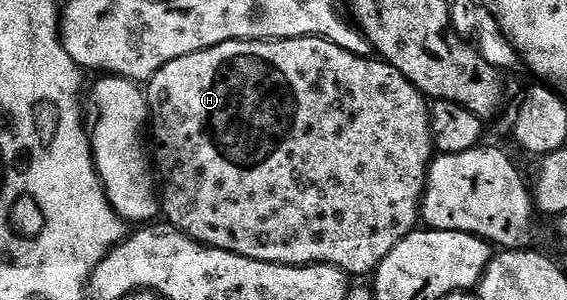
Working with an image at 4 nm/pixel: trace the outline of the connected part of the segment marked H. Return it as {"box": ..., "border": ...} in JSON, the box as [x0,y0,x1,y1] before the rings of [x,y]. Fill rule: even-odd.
{"box":[144,38,436,276],"border":[[[275,38],[272,42],[225,42],[216,44],[207,50],[192,52],[188,56],[180,56],[180,60],[172,60],[152,76],[144,90],[146,104],[148,107],[148,130],[154,133],[152,138],[152,162],[156,167],[157,177],[160,179],[160,210],[165,221],[171,226],[175,226],[179,234],[185,234],[188,238],[193,238],[196,242],[201,242],[204,246],[209,246],[216,250],[227,250],[236,252],[240,256],[248,256],[252,260],[261,262],[275,262],[281,266],[315,266],[316,264],[328,264],[340,268],[348,276],[354,274],[373,275],[378,265],[419,225],[422,212],[422,194],[426,191],[426,174],[430,170],[430,164],[436,154],[434,137],[430,131],[430,107],[426,95],[421,94],[414,85],[409,82],[395,66],[390,66],[386,62],[374,56],[363,56],[353,54],[336,44],[332,44],[327,38]]]}

